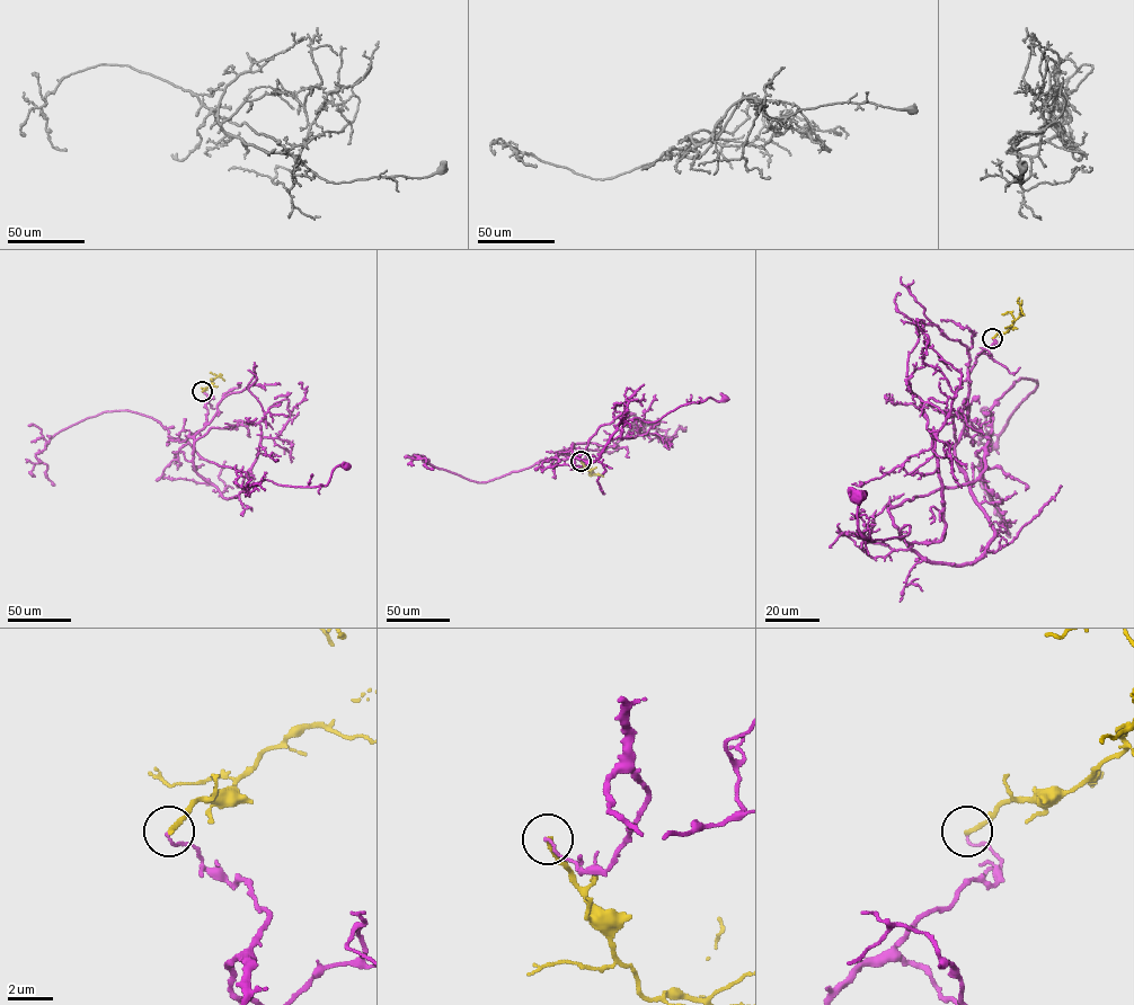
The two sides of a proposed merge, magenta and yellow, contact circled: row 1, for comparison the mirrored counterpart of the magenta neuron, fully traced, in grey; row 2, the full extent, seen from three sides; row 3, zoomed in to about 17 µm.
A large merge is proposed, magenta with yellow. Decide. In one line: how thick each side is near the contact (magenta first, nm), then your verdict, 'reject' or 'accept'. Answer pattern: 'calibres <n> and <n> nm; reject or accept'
calibres 120 and 200 nm; reject

